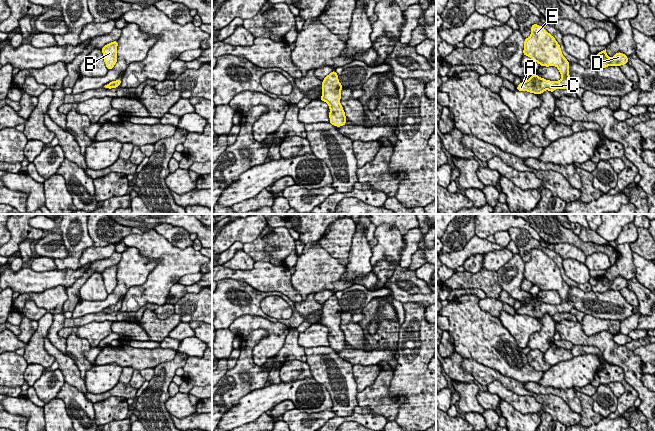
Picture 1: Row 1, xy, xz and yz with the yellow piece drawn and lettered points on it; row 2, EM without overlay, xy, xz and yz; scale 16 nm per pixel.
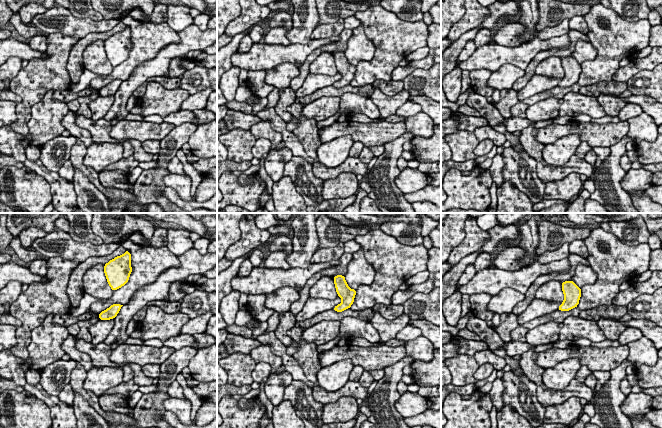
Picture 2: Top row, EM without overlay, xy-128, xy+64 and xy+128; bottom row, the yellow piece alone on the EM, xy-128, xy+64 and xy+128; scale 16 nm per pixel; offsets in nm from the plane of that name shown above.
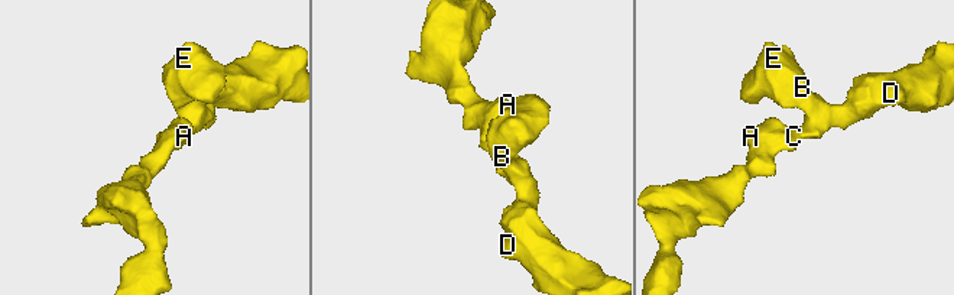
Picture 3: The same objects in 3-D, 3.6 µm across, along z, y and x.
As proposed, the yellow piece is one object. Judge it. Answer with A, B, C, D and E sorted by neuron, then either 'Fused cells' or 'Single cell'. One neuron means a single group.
Groups: A B C D E. Single cell

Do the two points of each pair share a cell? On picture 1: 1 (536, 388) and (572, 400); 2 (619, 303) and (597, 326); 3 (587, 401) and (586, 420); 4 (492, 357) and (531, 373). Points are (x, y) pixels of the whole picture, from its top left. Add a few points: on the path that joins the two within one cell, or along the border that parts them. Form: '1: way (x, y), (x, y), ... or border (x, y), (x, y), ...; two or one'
1: way (545, 390), (563, 393); one
2: border (585, 314), (620, 321); two
3: way (587, 406), (587, 415); one
4: way (502, 359), (511, 368), (521, 371); one

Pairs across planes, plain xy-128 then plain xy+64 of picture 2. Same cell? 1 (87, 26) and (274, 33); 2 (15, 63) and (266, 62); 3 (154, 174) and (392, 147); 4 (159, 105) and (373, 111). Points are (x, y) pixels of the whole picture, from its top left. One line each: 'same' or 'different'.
1: different
2: different
3: same
4: different

